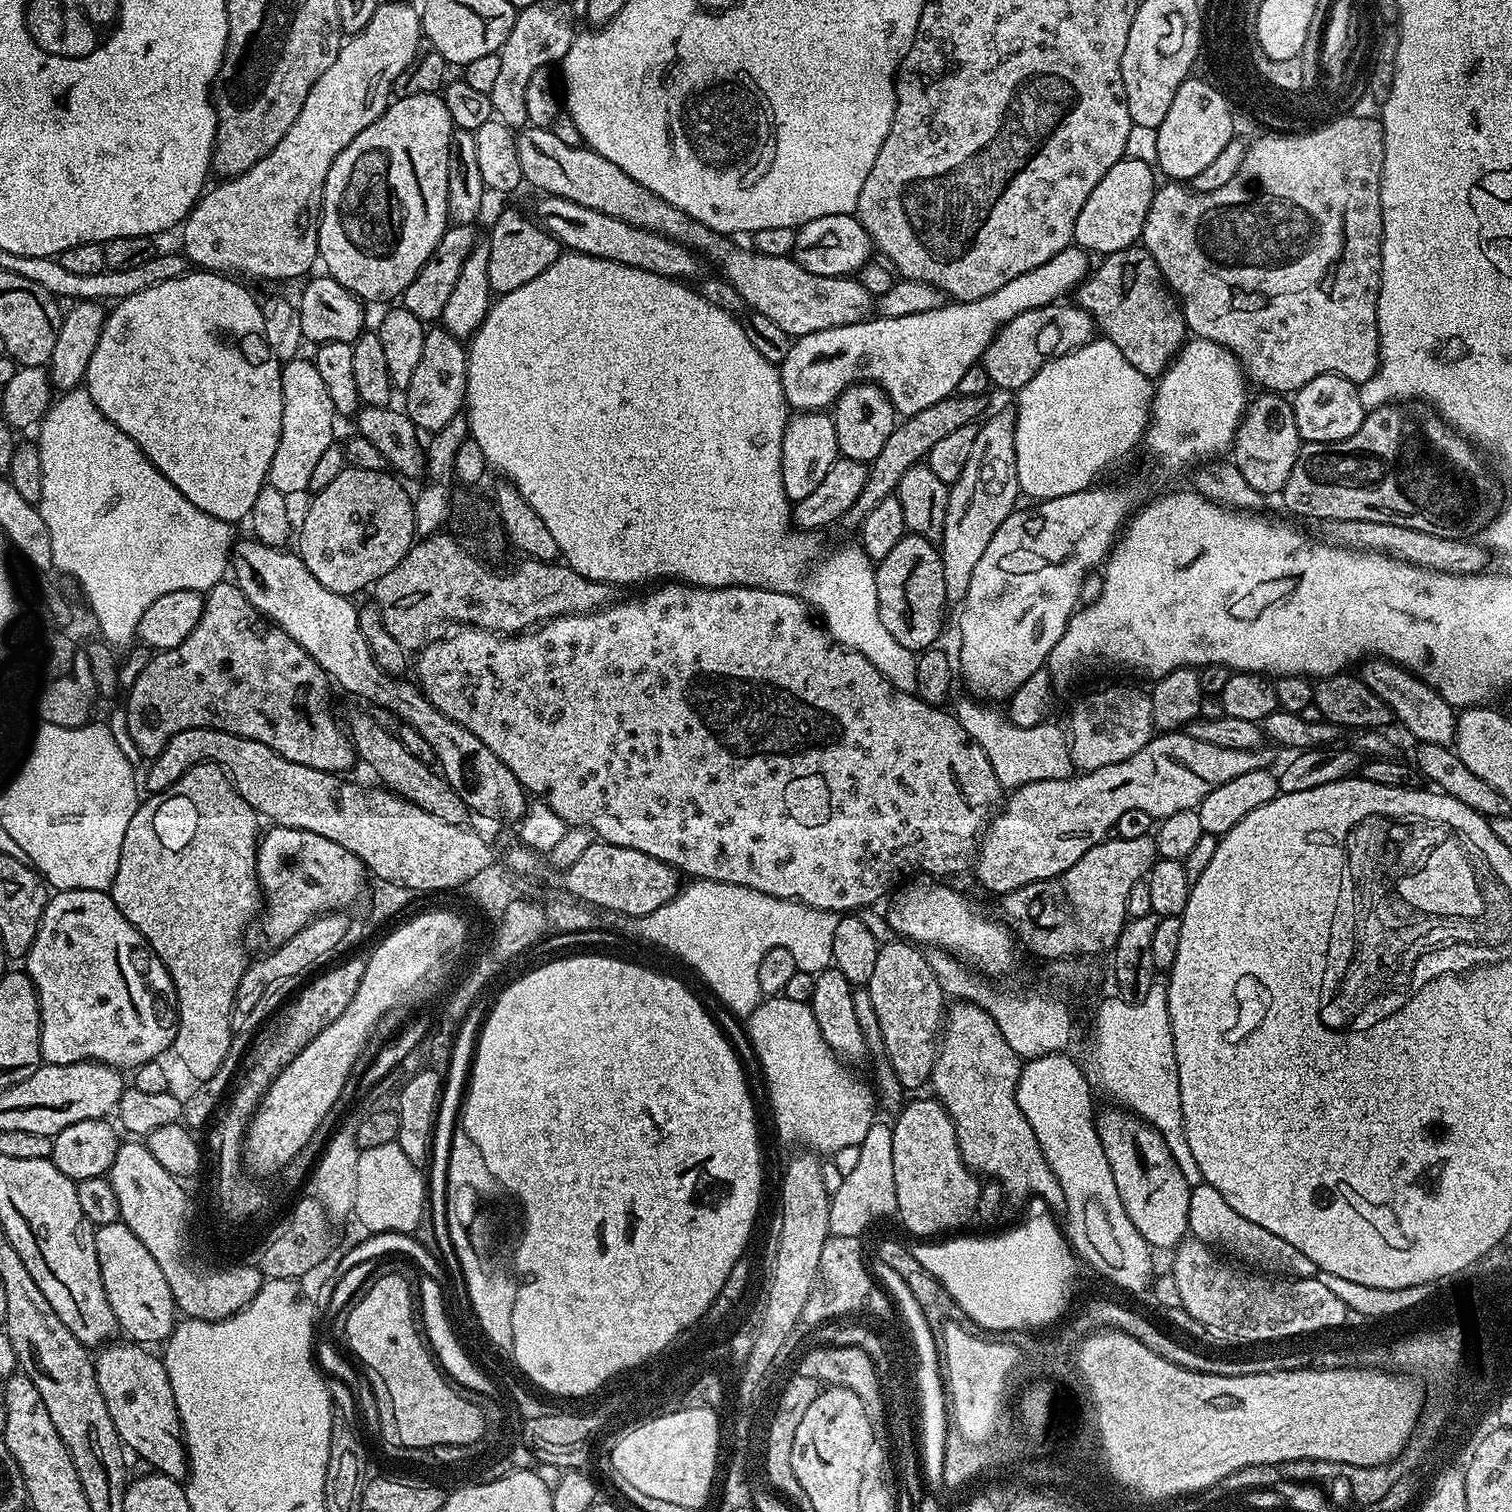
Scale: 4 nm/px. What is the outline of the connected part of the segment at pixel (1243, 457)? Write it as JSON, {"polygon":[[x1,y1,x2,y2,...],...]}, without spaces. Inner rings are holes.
{"polygon":[[1260,394,1244,409,1244,417,1232,440,1231,459,1242,470,1242,478,1254,486,1266,498,1283,493,1286,478,1300,453,1302,443,1298,434,1298,422,1294,422,1294,410,1291,403,1280,394]]}

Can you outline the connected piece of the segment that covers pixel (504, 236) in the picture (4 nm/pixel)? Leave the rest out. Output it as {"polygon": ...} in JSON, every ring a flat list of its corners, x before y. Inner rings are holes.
{"polygon":[[508,208,492,224,492,233,486,236,490,246,488,259,488,281,493,293,503,294,510,290,518,290,518,286,526,286,526,282,534,282,546,266,550,266,561,255,561,245,544,228,536,223,531,215,523,216,520,212]]}

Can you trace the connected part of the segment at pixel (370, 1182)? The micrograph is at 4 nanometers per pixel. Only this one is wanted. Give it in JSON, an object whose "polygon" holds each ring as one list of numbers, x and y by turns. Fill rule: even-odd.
{"polygon":[[397,1142,361,1149,356,1166,353,1217,372,1234,413,1233,424,1216,428,1190,421,1169,402,1151]]}

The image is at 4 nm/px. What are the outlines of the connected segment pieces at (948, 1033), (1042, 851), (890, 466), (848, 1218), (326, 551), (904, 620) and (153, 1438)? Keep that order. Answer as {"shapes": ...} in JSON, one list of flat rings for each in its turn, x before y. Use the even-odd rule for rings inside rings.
{"shapes":[[[956,1002,953,1005,946,1012,930,1088,936,1091,933,1092,935,1099,940,1101,940,1105,948,1111,954,1122,958,1150,962,1154,964,1165,981,1177,996,1180,1004,1187,1005,1193,1012,1195,1013,1192,1016,1196,1024,1196,1023,1198,1044,1199,1051,1209,1063,1209,1062,1186,1058,1186,1054,1170,1050,1170,1038,1138,1034,1138,1034,1130,1030,1130,1030,1122,1026,1122,1018,1106,1016,1087,1022,1067,1020,1057,1014,1054,1014,1050,1010,1050,1006,1038,1002,1038,1002,1030,998,1030,998,1022,990,1018,987,1010,967,1002]],[[1181,730,1153,735,1152,740,1146,742,1142,750,1138,750,1138,754,1122,762,1102,766,1093,772,1080,772,1057,780,1030,782,1015,789,1009,795,1012,797,1009,800,1007,797,999,811,991,817,978,844,974,861,976,880,986,891,997,894,1013,892,1034,882,1055,880,1063,872,1074,867,1078,858,1082,858,1082,854,1090,850,1090,846,1098,846,1109,839,1118,818,1122,818,1126,810,1142,810,1154,818,1163,818,1170,814,1178,814,1182,810,1197,809,1202,798,1210,794,1210,790,1218,790,1218,786,1231,782,1241,774,1250,774,1250,770,1271,769,1271,750,1273,751,1268,746,1254,750,1225,750,1223,746,1202,742,1188,735,1187,731]],[[953,394,926,407,925,410,920,410,918,414,905,417,887,438,878,458,871,461,866,486,863,487,862,493,859,494,854,505,850,506,850,510,843,515,841,527,852,530,852,532,857,531,866,515,870,514,870,511,874,510,883,498,893,495,899,489,902,475,906,474,906,471,913,465,923,461,939,439,946,438,951,431,958,430,958,427,971,424,979,419,977,417,983,412,986,401,984,396]],[[876,1120,859,1144,857,1165,829,1199,828,1230,834,1236,863,1237,864,1230,874,1221,892,1216,896,1211,897,1192,894,1190,893,1132,889,1123]],[[346,466,330,486,311,497,300,524,298,554,306,570,326,590,355,597,355,592,371,589,378,578,390,574,406,558,417,539,414,500,399,482,388,470,379,472]],[[905,534,875,565,876,585,878,586,878,614,882,618,882,626,890,630,891,636,906,650,917,654,925,648,931,648,937,643,940,636,940,627,944,624,944,604,949,603,946,594,946,578,942,576,942,558,940,557,939,547,933,541,922,538,915,534]],[[135,1342,116,1343,101,1347,94,1356,98,1390,106,1398,106,1410,110,1410,114,1430,118,1430,120,1442,129,1453,137,1452,155,1471,183,1481,188,1475,188,1454,163,1359]]]}

